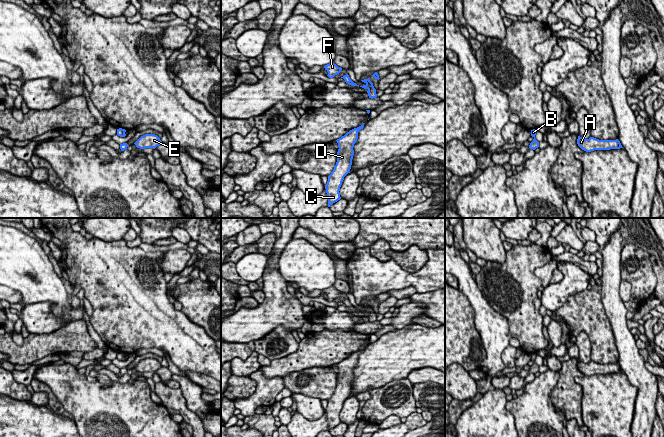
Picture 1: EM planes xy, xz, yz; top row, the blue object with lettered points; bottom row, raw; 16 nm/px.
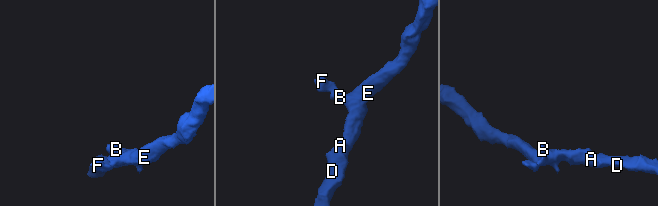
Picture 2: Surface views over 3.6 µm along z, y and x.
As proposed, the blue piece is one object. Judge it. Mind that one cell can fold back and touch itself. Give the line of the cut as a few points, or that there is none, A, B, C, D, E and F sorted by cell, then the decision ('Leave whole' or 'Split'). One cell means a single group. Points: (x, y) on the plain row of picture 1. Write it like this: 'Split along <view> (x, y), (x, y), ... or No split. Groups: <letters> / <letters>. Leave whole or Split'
No split. Groups: A B C D E F. Leave whole

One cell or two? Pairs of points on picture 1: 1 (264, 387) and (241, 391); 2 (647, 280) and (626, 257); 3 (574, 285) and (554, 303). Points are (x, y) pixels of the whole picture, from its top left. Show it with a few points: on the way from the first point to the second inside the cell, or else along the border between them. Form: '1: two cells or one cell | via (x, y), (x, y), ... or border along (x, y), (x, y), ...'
1: two cells | border along (256, 382), (256, 388), (249, 396), (234, 400)
2: one cell | via (645, 271), (645, 264), (635, 256)
3: one cell | via (569, 286), (557, 298)

